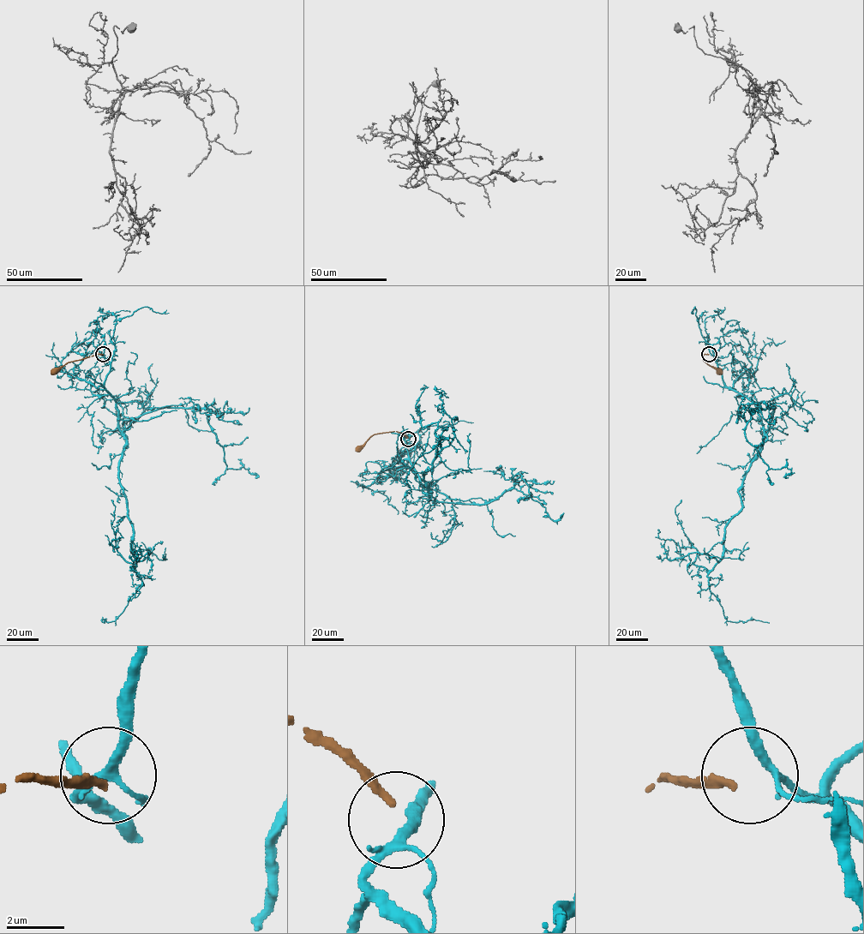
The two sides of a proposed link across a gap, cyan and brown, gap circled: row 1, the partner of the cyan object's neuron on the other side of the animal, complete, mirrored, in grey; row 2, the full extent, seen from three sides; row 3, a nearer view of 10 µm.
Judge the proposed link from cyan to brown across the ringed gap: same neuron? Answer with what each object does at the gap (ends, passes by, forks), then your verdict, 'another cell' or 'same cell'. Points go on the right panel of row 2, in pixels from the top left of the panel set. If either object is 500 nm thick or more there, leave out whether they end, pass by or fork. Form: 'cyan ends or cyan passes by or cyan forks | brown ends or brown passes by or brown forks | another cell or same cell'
cyan forks | brown ends | another cell

